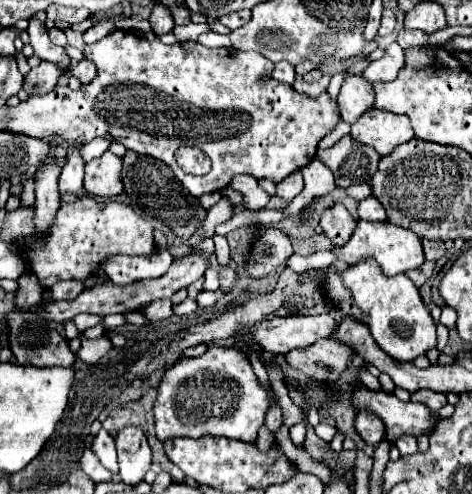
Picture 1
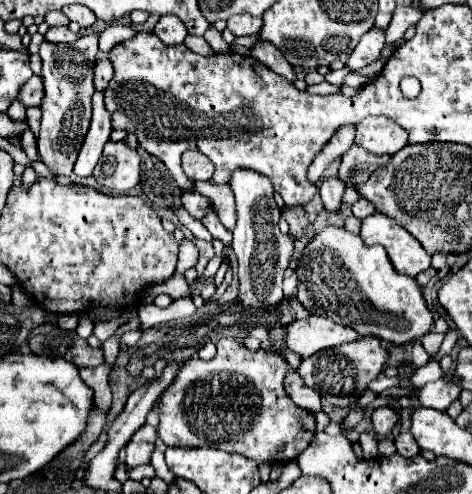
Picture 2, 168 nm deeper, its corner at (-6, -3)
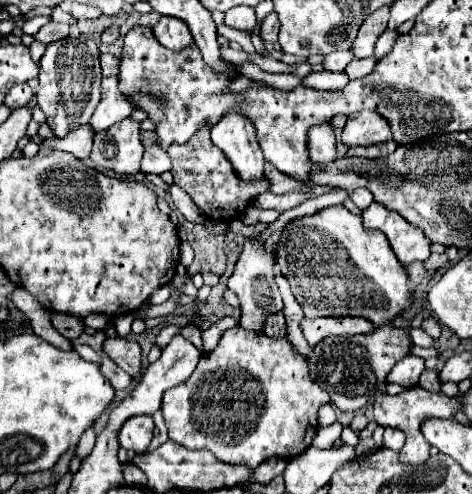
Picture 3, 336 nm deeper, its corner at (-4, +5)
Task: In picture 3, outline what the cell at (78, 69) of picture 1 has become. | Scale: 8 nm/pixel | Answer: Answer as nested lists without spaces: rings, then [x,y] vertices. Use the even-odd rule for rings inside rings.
[[[101,54],[101,68],[103,68],[103,76],[117,76],[119,74],[119,60],[111,54]]]

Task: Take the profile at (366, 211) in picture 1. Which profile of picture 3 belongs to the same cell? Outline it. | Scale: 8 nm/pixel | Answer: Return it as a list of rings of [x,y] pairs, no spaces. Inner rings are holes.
[[[357,188],[357,190],[353,190],[353,192],[349,194],[349,198],[351,198],[351,200],[355,202],[355,206],[361,208],[361,210],[369,208],[369,204],[373,202],[373,194],[371,194],[367,188]]]

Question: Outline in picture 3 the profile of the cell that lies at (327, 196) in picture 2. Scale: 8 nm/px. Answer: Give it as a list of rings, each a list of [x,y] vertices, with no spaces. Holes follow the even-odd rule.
[[[317,124],[317,128],[309,128],[307,136],[309,158],[315,164],[329,164],[335,160],[335,134],[331,124]]]

